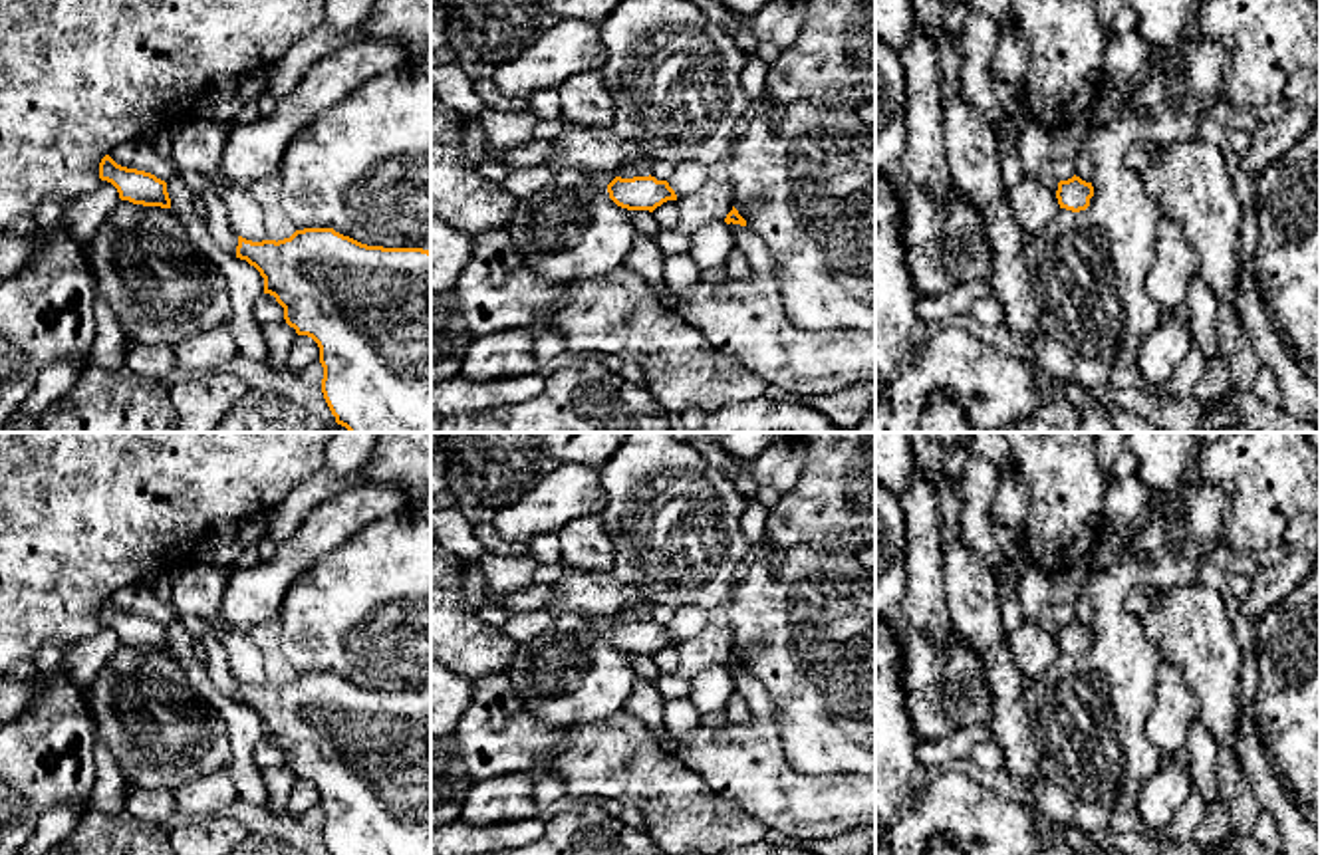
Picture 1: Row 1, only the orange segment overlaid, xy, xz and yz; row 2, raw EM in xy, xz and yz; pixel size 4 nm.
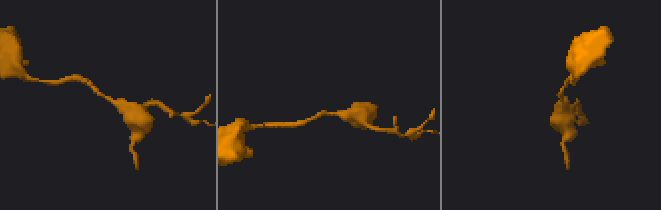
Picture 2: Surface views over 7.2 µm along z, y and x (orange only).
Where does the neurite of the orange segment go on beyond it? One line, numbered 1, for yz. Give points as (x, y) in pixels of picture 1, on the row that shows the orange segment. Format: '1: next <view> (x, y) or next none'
1: next none

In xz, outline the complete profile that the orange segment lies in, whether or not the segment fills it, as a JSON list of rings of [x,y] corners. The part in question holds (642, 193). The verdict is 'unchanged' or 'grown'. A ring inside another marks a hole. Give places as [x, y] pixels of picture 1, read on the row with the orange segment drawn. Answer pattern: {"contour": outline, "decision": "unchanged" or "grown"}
{"contour": [[[615,177],[607,184],[609,198],[627,210],[649,210],[653,212],[667,200],[677,200],[675,190],[667,181],[657,181],[655,177]]], "decision": "unchanged"}

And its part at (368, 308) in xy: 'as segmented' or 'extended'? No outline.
as segmented

